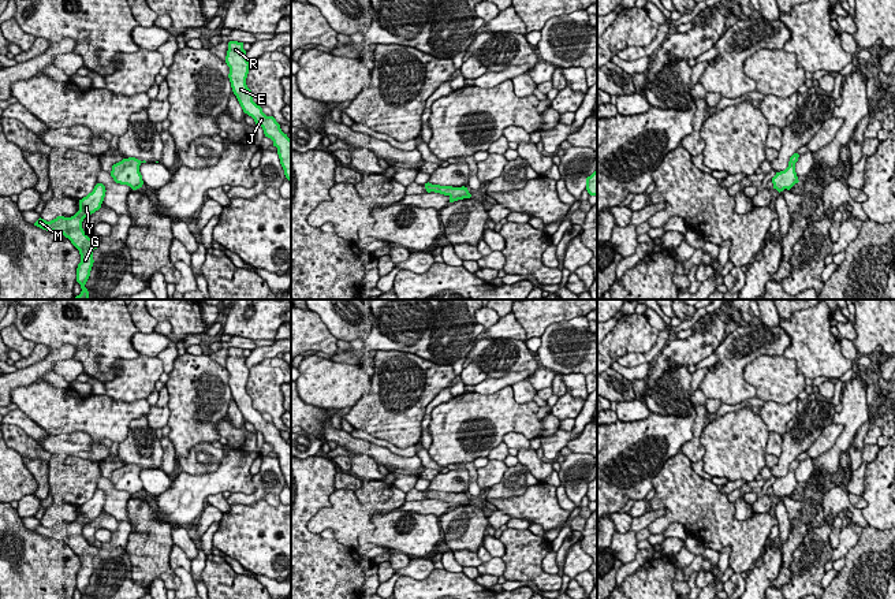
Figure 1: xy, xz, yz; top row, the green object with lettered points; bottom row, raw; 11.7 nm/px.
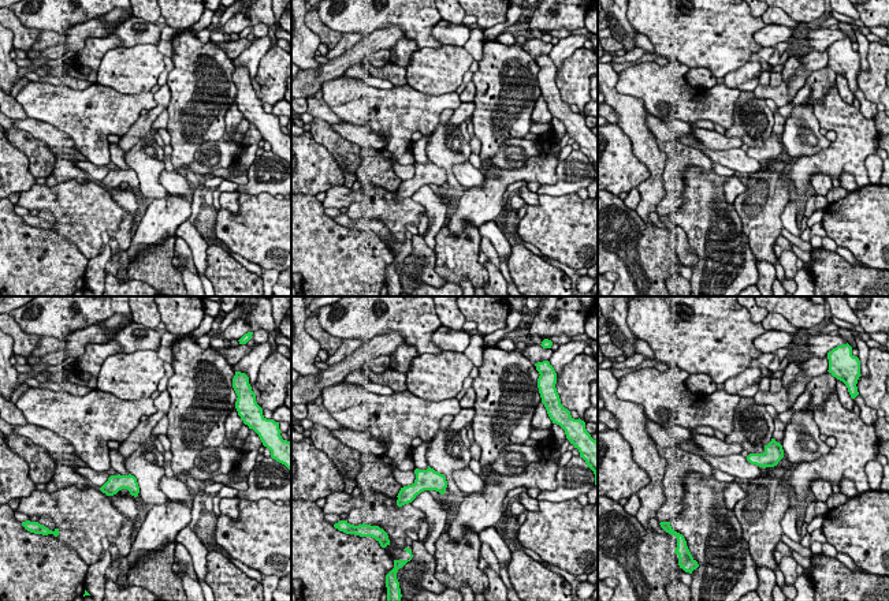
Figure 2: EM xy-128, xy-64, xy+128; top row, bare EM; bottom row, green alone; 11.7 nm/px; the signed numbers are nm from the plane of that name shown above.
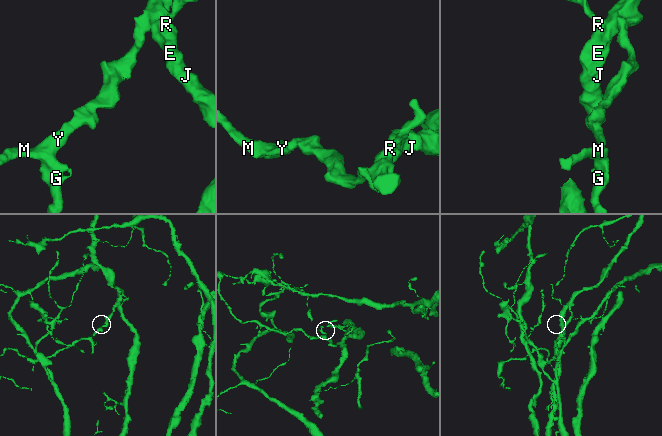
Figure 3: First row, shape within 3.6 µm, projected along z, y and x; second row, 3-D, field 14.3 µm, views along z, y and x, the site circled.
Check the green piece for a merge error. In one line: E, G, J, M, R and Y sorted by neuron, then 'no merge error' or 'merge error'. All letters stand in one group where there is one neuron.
E J R / G M Y | merge error

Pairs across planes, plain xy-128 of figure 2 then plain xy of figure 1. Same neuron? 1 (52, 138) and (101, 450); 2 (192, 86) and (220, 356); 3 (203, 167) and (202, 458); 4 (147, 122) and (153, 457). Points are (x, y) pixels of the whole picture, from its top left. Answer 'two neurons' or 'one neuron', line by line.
1: one neuron
2: two neurons
3: one neuron
4: two neurons

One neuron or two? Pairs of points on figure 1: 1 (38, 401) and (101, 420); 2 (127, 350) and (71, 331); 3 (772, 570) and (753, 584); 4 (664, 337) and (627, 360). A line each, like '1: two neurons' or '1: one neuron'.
1: one neuron
2: one neuron
3: one neuron
4: one neuron

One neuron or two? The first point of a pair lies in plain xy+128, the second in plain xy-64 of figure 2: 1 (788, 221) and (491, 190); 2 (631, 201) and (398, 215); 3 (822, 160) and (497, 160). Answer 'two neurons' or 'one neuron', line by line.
1: two neurons
2: one neuron
3: two neurons

